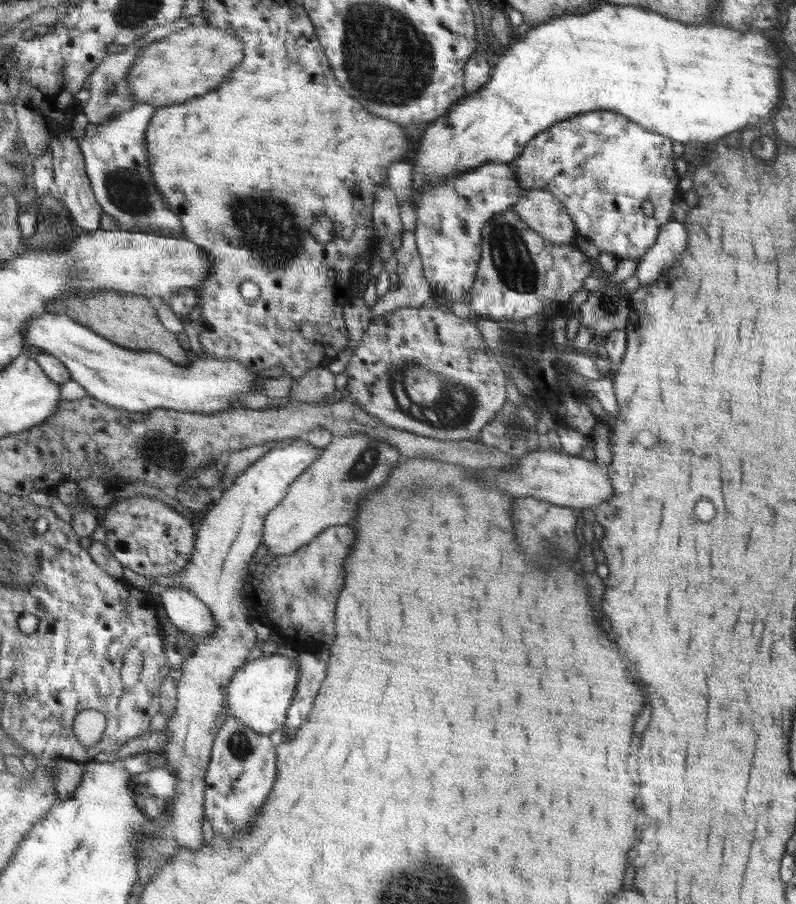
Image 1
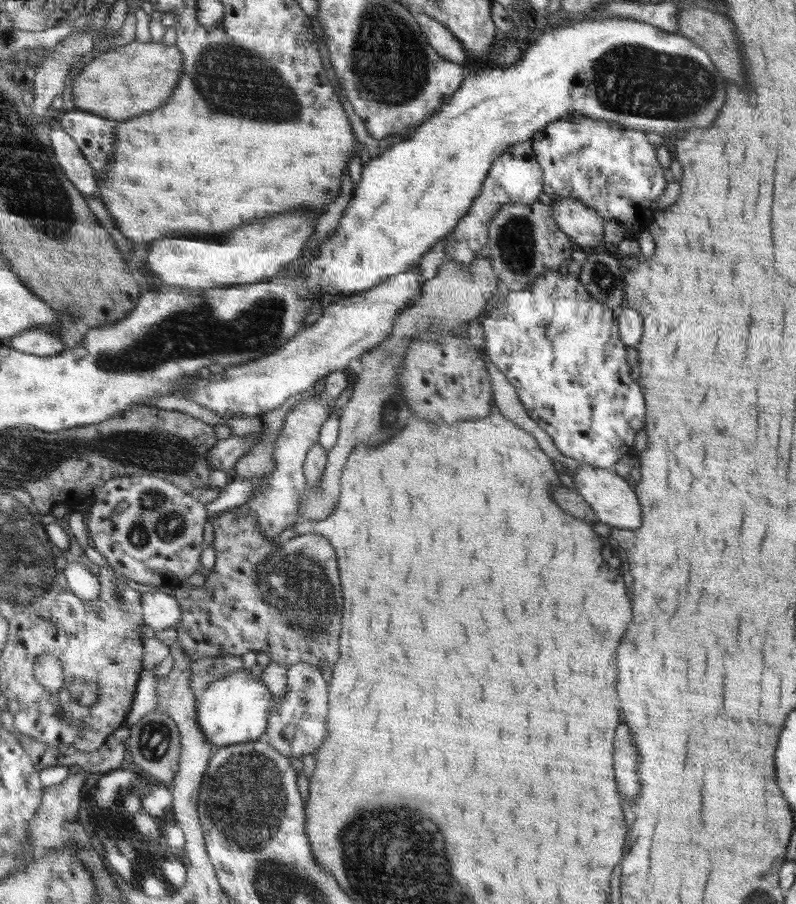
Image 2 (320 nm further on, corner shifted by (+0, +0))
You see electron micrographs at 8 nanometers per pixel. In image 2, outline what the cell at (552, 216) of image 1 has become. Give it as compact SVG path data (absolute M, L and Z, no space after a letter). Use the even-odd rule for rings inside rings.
M575 199L553 201L559 229L572 238L575 247L598 247L604 238L604 219L592 207Z

